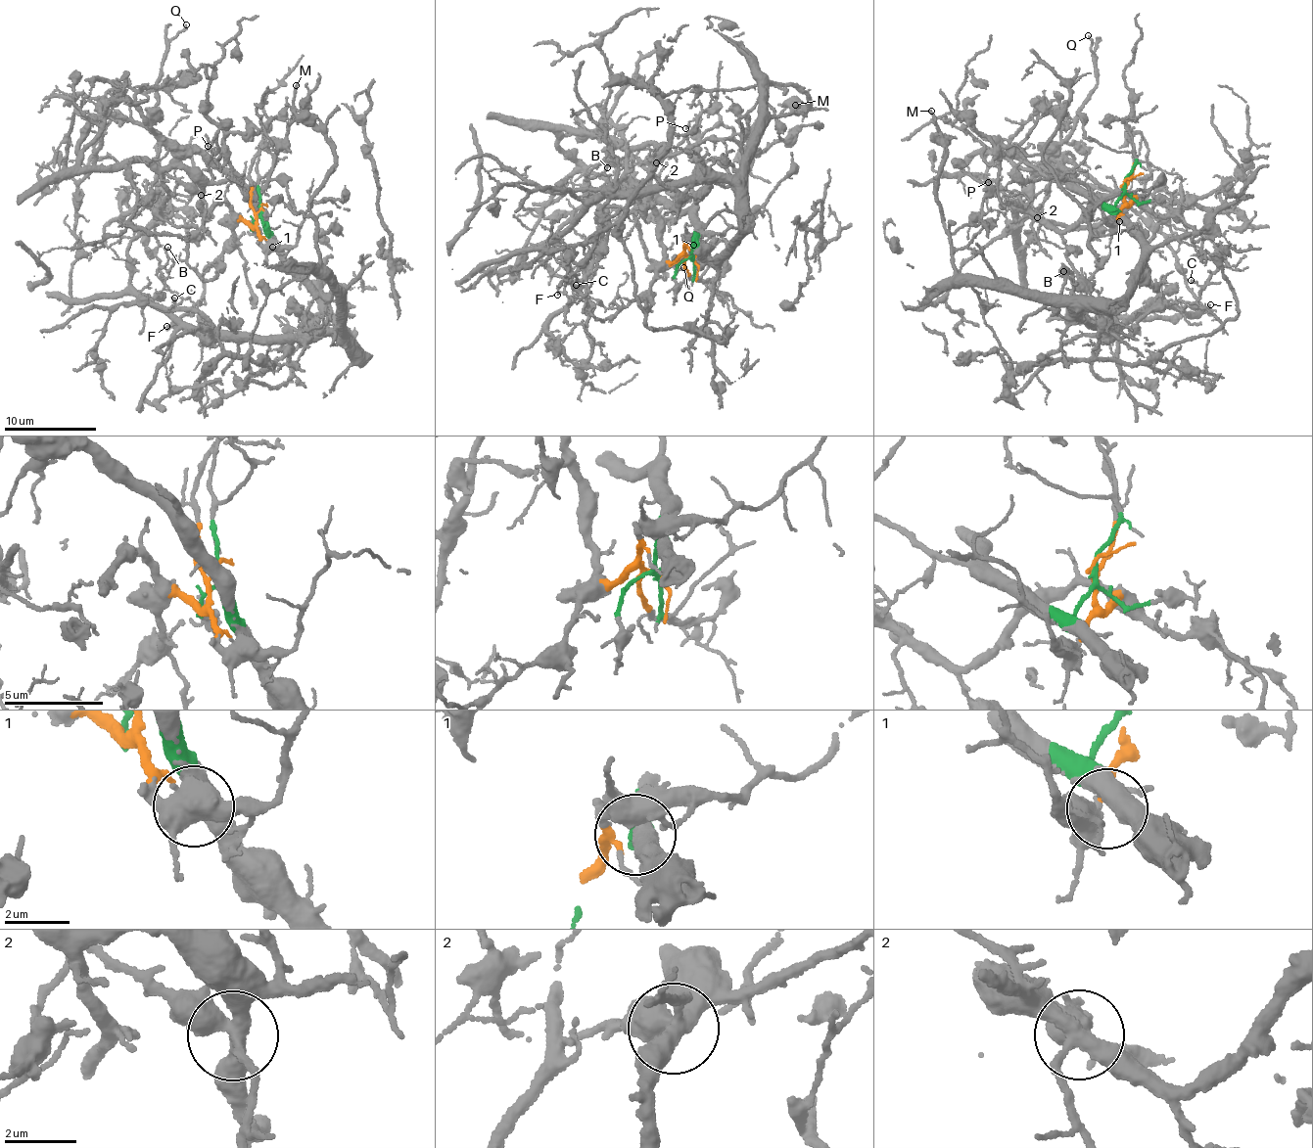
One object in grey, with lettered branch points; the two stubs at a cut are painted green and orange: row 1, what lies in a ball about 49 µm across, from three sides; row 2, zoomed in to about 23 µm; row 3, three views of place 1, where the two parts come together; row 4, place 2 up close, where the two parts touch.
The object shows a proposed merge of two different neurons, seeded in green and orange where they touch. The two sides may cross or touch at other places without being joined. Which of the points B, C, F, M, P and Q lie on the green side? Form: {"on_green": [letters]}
{"on_green": ["M", "Q"]}

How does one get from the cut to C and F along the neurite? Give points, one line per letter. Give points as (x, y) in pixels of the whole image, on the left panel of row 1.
C: (258, 210), (253, 225), (238, 223), (233, 244), (222, 249), (203, 276), (203, 299), (175, 306), (175, 298)
F: (258, 210), (253, 225), (238, 223), (233, 244), (222, 249), (203, 276), (203, 299), (191, 312), (166, 325)

